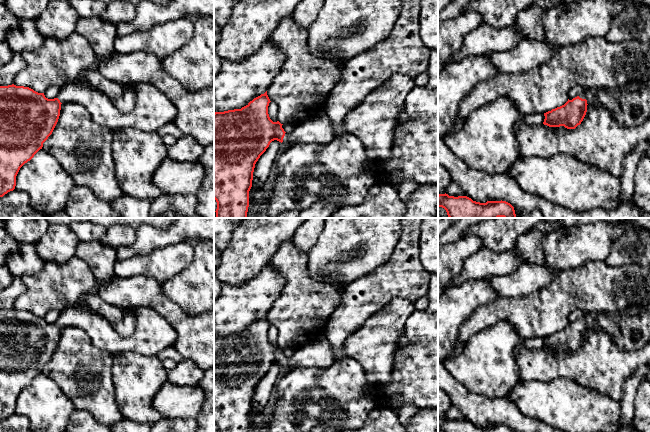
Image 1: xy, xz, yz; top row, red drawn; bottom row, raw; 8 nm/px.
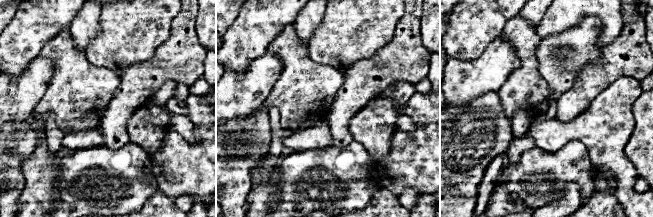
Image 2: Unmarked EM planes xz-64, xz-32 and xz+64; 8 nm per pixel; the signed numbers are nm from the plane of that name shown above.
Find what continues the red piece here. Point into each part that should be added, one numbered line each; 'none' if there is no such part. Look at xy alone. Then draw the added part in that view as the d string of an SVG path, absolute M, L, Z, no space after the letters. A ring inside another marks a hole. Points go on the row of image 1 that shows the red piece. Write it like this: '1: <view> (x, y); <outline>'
1: xy (153, 110); M75 81L64 85L56 98L61 103L83 105L94 122L111 130L133 128L156 132L173 122L176 106L158 89L149 84L133 84L136 104L129 113L120 112L111 100L88 83Z

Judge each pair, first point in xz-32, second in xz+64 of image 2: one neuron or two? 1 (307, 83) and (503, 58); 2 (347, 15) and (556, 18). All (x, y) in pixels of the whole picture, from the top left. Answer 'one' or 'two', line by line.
1: two
2: one

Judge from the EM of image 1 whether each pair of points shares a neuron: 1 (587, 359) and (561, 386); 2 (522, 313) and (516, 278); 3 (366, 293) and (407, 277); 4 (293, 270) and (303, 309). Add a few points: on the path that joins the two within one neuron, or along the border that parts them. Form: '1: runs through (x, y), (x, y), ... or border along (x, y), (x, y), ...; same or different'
1: border along (545, 381), (569, 378), (590, 388); different
2: border along (541, 287), (521, 296), (499, 297); different
3: runs through (376, 289), (397, 277); same
4: runs through (298, 280), (302, 299); same

